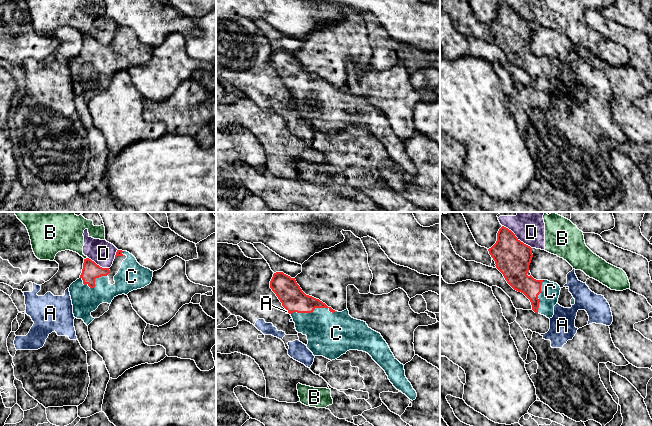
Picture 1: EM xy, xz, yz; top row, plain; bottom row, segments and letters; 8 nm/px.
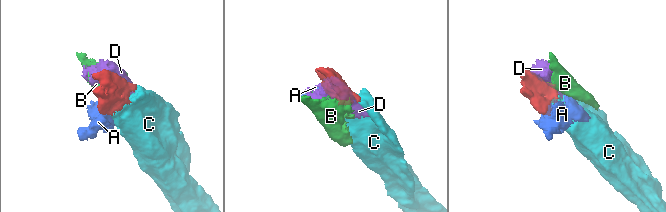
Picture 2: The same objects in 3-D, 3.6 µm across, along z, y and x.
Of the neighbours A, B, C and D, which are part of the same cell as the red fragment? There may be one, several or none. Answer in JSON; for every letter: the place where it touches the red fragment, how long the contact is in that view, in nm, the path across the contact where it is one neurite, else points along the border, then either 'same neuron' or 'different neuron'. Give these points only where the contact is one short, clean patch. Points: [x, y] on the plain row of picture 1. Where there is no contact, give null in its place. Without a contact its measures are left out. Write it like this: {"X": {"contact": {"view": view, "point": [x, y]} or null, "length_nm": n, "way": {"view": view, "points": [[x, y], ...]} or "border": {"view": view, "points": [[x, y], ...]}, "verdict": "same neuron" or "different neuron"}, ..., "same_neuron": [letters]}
{"A": {"contact": {"view": "xz", "point": [288, 88]}, "length_nm": 40, "border": {"view": "xz", "points": [[286, 86], [289, 89]]}, "verdict": "different neuron"}, "B": {"contact": {"view": "xy", "point": [86, 34]}, "length_nm": 40, "border": {"view": "xy", "points": [[87, 33], [84, 35]]}, "verdict": "different neuron"}, "C": {"contact": {"view": "xz", "point": [312, 87]}, "length_nm": 360, "verdict": "same neuron"}, "D": {"contact": {"view": "yz", "point": [516, 13]}, "length_nm": 300, "verdict": "different neuron"}, "same_neuron": ["C"]}

